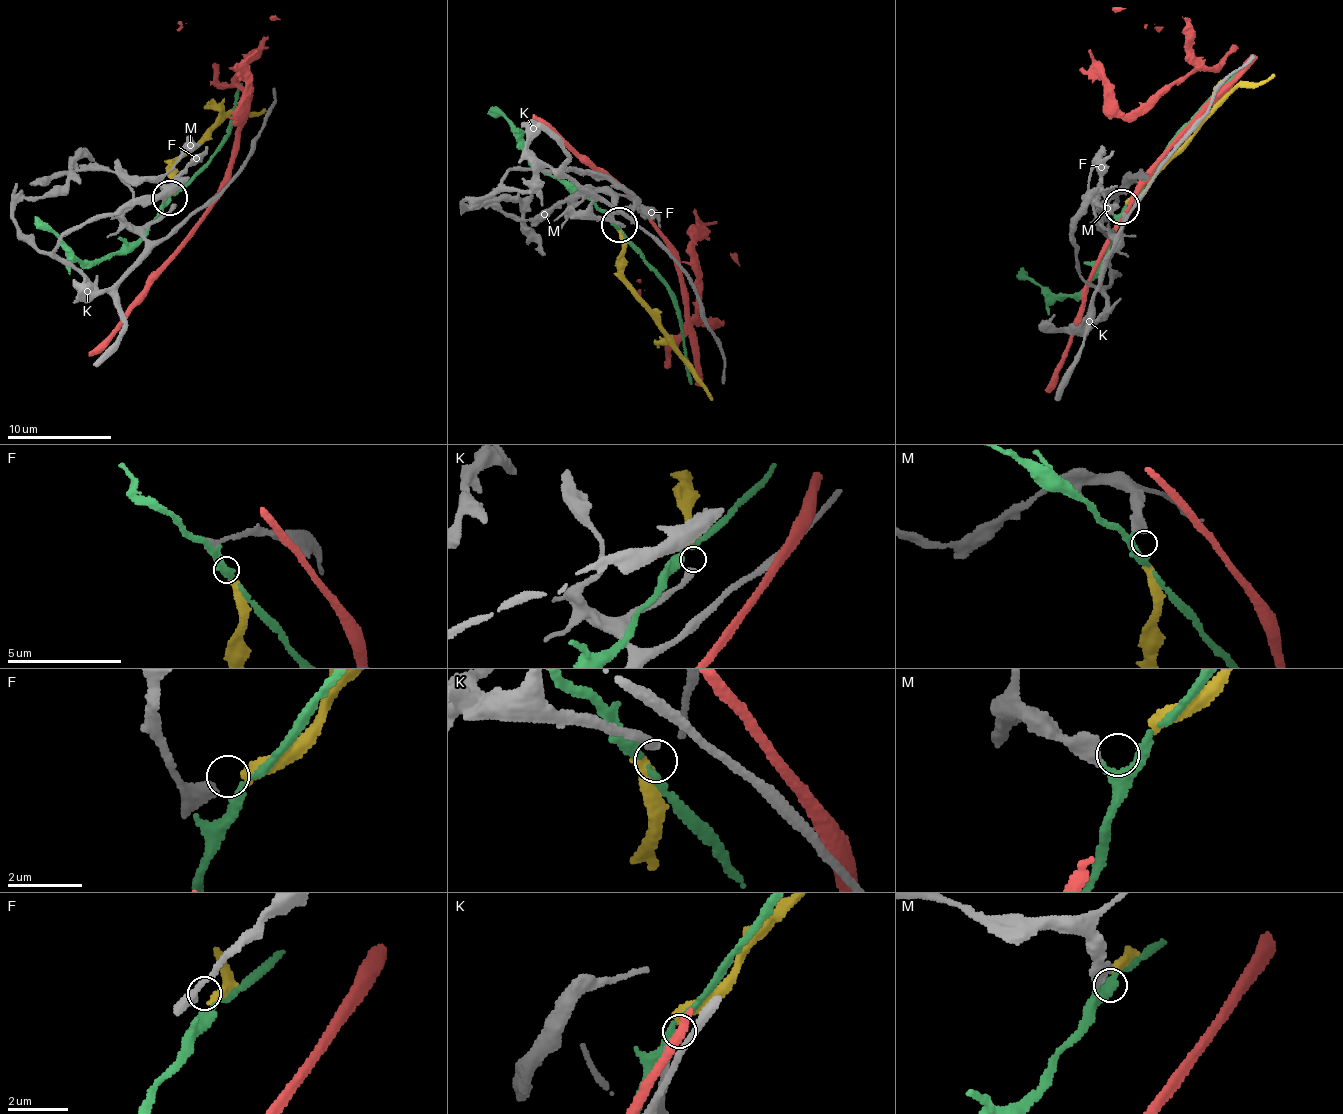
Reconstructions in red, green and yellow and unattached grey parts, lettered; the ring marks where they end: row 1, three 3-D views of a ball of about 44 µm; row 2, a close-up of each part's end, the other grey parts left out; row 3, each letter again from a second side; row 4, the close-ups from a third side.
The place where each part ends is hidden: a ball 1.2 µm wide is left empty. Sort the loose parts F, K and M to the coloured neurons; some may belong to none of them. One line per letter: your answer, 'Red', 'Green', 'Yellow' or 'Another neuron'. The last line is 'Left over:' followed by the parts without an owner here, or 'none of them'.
F: Yellow
K: Another neuron
M: Green
Left over: K

